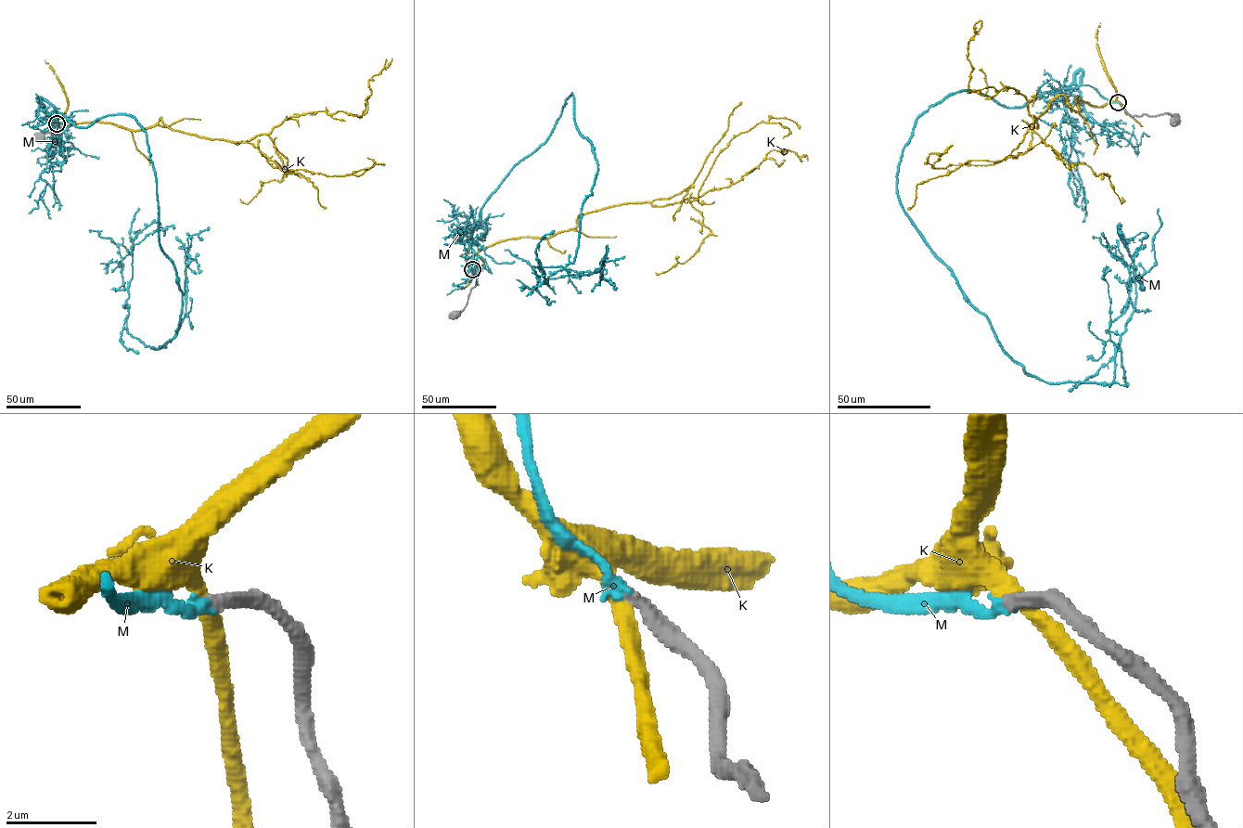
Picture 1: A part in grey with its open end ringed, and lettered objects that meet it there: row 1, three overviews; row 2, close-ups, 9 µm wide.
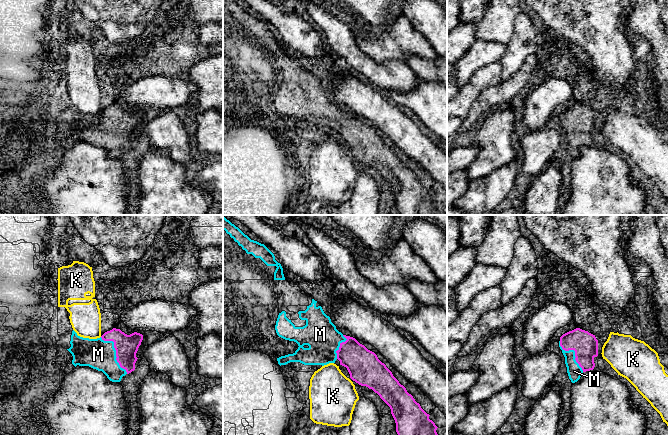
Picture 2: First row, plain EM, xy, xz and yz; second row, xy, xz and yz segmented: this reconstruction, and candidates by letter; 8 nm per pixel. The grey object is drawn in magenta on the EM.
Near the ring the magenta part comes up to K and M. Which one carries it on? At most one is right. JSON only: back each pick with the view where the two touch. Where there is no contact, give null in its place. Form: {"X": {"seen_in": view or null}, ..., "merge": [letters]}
{"M": {"seen_in": "xy"}, "merge": ["M"]}

